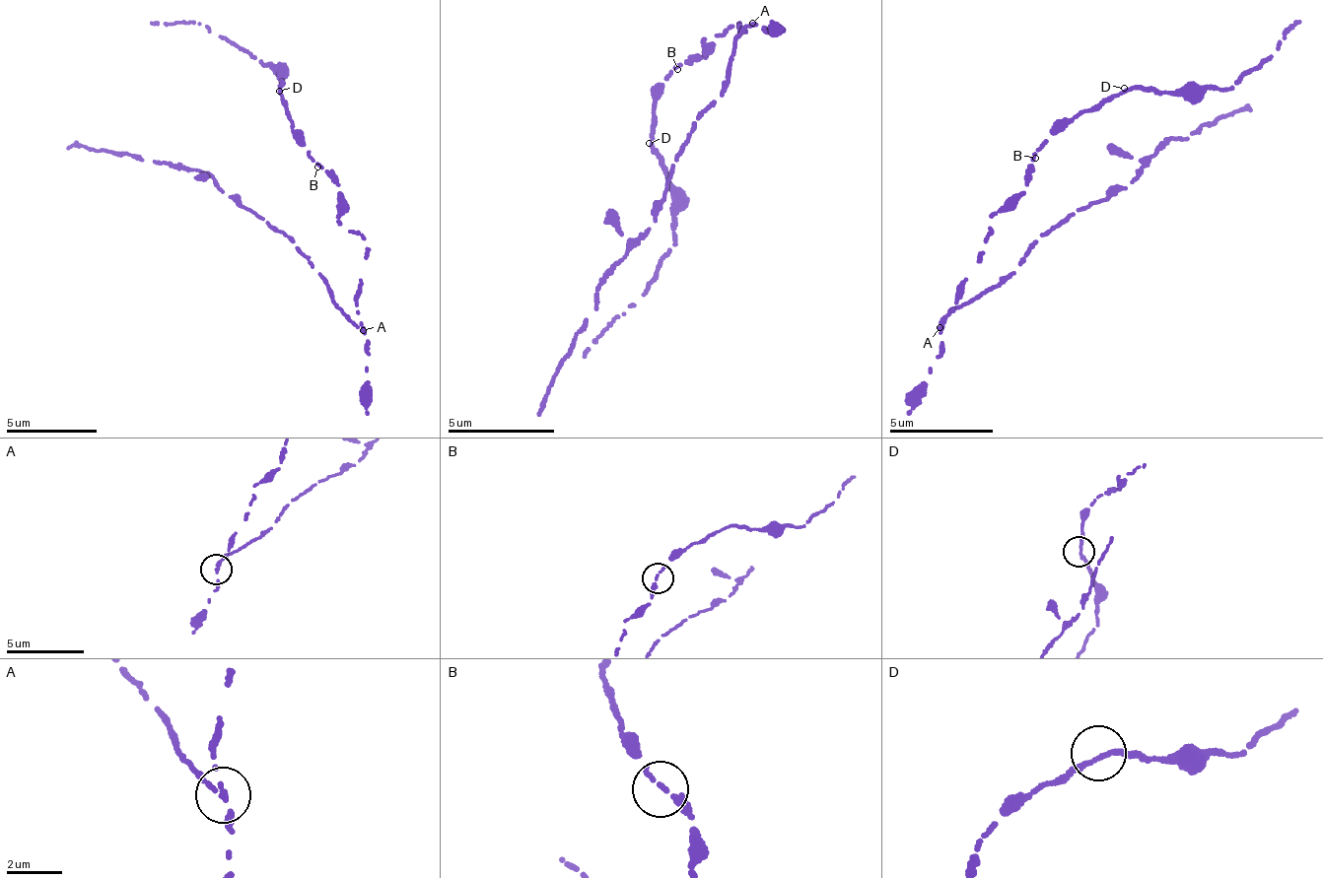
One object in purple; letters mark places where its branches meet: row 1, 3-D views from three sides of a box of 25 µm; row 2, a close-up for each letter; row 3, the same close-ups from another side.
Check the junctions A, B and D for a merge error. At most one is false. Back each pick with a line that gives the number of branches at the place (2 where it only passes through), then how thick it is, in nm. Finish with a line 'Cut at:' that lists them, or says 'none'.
A: 2 | 180 nm
Cut at: A

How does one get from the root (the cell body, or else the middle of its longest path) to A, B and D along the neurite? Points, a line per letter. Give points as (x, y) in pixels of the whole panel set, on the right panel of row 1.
A: (964, 277), (964, 292), (958, 295), (958, 304), (941, 319), (939, 327)
B: (964, 277), (985, 251), (983, 239), (989, 216), (1026, 184), (1035, 158)
D: (964, 277), (985, 251), (989, 216), (1026, 184), (1050, 131), (1104, 105), (1124, 88)

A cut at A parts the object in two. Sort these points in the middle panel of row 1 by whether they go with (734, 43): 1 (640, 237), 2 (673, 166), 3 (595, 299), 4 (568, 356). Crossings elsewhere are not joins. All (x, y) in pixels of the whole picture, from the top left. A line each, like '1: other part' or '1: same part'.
1: same part
2: same part
3: same part
4: same part

